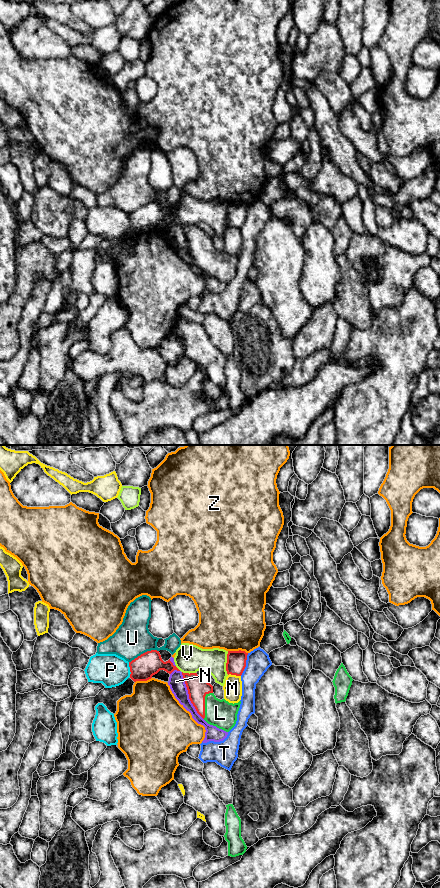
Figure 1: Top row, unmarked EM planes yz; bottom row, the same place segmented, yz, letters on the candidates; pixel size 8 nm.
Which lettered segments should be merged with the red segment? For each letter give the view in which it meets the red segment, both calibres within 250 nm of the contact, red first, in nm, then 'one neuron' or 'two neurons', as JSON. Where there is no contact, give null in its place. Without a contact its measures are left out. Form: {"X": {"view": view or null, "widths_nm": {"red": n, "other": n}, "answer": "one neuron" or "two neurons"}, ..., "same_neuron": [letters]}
{"L": {"view": "yz", "widths_nm": {"red": 170, "other": 220}, "answer": "one neuron"}, "M": {"view": "yz", "widths_nm": {"red": 160, "other": 150}, "answer": "two neurons"}, "N": {"view": "yz", "widths_nm": {"red": 170, "other": 130}, "answer": "two neurons"}, "P": {"view": "yz", "widths_nm": {"red": 200, "other": 260}, "answer": "two neurons"}, "T": {"view": "yz", "widths_nm": {"red": 160, "other": 190}, "answer": "two neurons"}, "U": {"view": "yz", "widths_nm": {"red": 200, "other": 280}, "answer": "two neurons"}, "V": {"view": "yz", "widths_nm": {"red": 160, "other": 200}, "answer": "two neurons"}, "Z": {"view": "yz", "widths_nm": {"red": 160, "other": 480}, "answer": "two neurons"}, "same_neuron": ["L"]}

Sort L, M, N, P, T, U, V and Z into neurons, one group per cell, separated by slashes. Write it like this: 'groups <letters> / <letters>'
groups L / M / N / P / T / U / V / Z

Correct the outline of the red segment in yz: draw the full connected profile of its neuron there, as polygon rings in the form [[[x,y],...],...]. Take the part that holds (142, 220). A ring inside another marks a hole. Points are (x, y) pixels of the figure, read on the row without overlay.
[[[151,202],[141,206],[129,214],[129,219],[131,224],[130,230],[134,234],[147,233],[160,222],[164,222],[169,226],[171,226],[174,222],[180,223],[173,217],[170,211],[164,214],[157,202]]]

